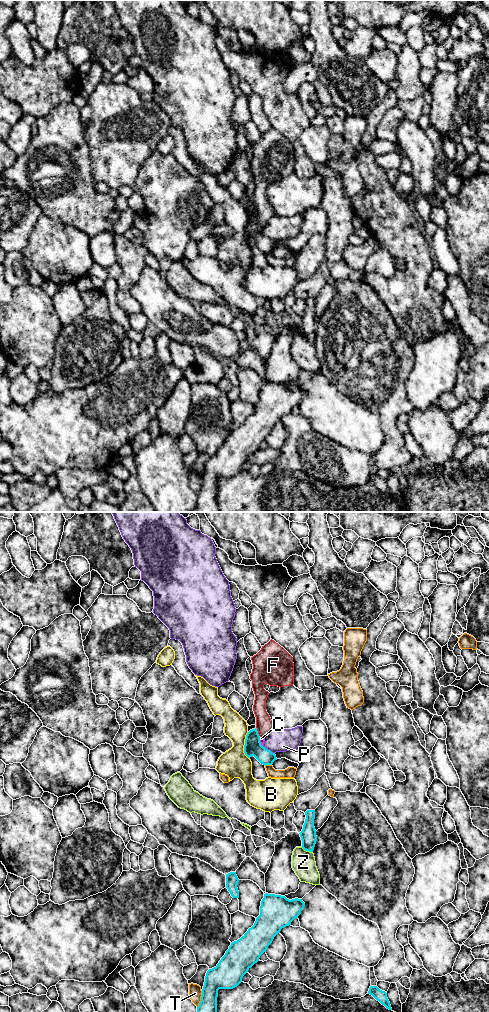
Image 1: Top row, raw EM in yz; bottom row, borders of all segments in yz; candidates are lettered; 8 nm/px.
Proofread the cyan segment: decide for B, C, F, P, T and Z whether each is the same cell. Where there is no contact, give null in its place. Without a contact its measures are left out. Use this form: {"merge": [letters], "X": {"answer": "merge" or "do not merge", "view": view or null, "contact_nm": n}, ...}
{"merge": [], "B": {"answer": "do not merge", "view": "yz", "contact_nm": 220}, "C": {"answer": "do not merge", "view": "yz", "contact_nm": 80}, "F": {"answer": "do not merge", "view": "yz", "contact_nm": 90}, "P": {"answer": "do not merge", "view": "yz", "contact_nm": 120}, "T": {"answer": "do not merge", "view": "yz", "contact_nm": 140}, "Z": {"answer": "do not merge", "view": "yz", "contact_nm": 100}}

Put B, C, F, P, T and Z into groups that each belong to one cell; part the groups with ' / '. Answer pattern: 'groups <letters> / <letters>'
groups B / C F / P / T / Z

